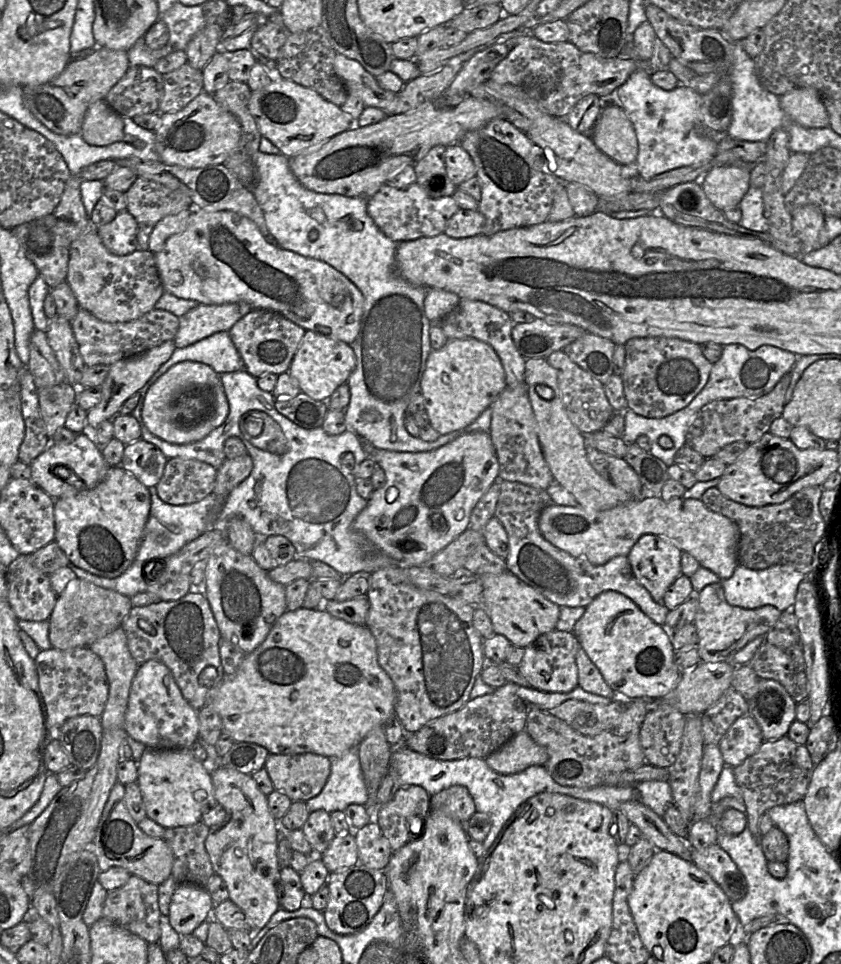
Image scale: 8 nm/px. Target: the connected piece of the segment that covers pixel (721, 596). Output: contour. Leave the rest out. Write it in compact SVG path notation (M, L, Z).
M711 583L695 593L698 607L693 623L698 633L697 649L703 663L730 661L732 656L760 635L766 635L781 616L772 605L756 609L744 609L728 604L724 589L719 583Z

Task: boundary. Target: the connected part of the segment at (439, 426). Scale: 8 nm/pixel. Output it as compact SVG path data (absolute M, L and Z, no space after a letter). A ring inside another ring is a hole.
M475 338L450 339L439 350L431 350L420 383L430 425L445 435L474 422L507 386L505 372L495 350Z

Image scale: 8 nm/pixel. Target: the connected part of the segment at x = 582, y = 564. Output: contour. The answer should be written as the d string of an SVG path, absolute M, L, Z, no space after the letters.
M498 480L499 497L494 516L503 525L509 540L509 552L505 558L507 570L534 588L545 598L558 606L588 606L594 598L604 591L616 591L631 599L651 620L661 626L665 625L669 610L663 603L656 602L649 591L635 578L629 559L625 555L616 556L602 565L594 565L583 558L577 558L548 542L541 534L538 521L542 510L552 504L546 490L534 488L520 482Z

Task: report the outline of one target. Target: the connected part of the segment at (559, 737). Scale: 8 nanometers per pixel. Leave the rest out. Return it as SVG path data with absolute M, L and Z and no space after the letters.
M531 707L525 731L546 750L548 759L544 767L551 778L562 786L589 789L605 785L606 776L637 769L647 763L640 745L640 729L635 729L625 736L617 736L612 731L585 736L549 710Z

